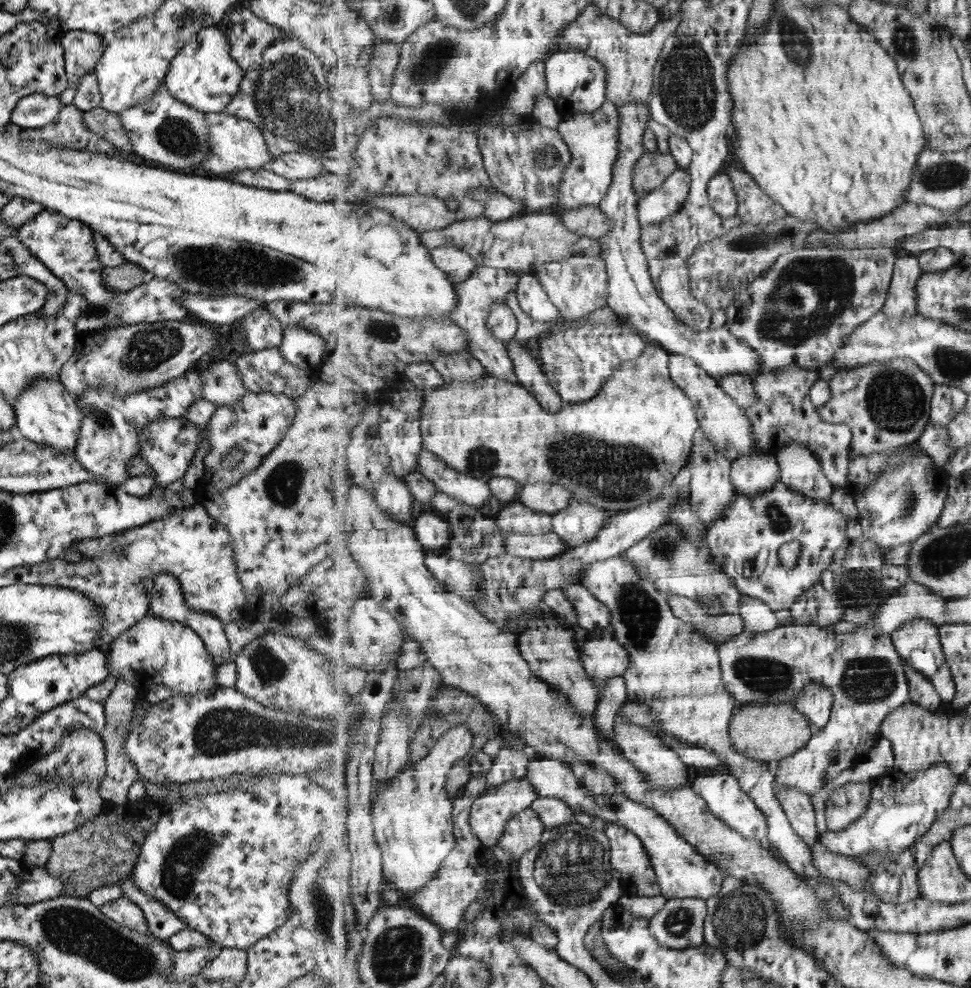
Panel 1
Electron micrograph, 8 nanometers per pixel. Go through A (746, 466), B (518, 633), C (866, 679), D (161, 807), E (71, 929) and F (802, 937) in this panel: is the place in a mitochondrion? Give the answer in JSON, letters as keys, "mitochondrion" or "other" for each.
{"A":"other","B":"other","C":"mitochondrion","D":"other","E":"mitochondrion","F":"other"}

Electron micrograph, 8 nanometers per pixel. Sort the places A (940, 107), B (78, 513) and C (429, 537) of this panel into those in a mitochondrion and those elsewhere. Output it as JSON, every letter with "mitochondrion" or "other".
{"A":"mitochondrion","B":"other","C":"other"}

